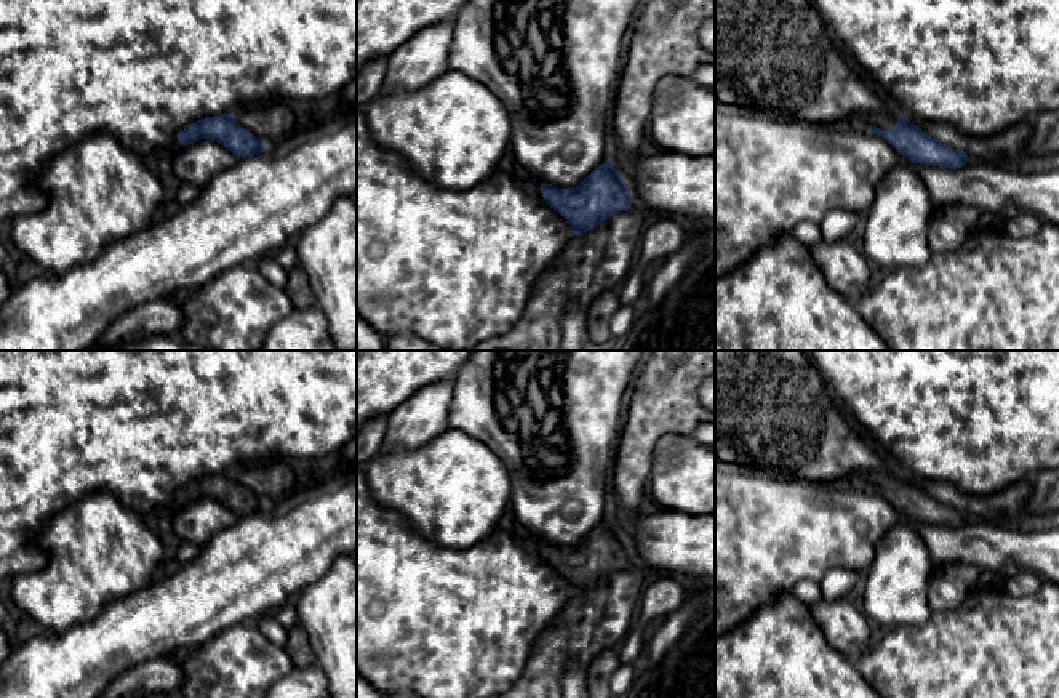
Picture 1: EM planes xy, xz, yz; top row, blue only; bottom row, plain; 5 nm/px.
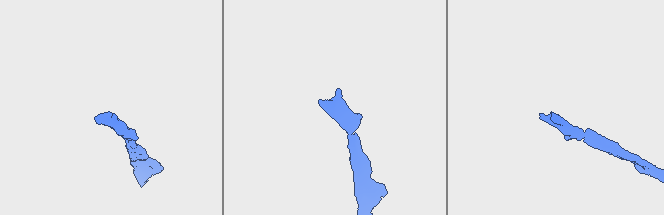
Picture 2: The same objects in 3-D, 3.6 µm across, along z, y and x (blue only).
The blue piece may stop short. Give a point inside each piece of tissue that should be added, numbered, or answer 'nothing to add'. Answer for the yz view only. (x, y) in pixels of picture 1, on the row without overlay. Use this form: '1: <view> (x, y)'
1: yz (885, 481)

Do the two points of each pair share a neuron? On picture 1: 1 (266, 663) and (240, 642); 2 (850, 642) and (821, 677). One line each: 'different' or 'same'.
1: same
2: different

